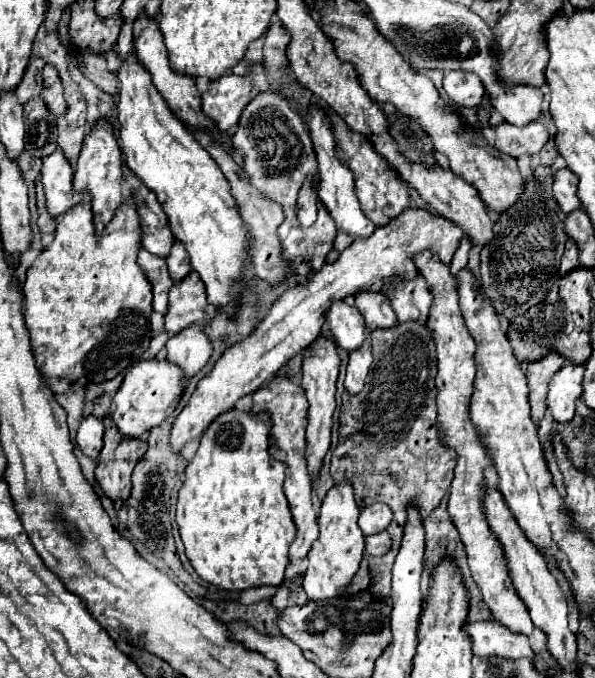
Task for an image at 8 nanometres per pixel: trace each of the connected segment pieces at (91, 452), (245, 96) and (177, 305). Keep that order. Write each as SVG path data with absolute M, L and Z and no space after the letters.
M88 415L80 423L80 429L76 433L76 445L84 455L98 459L102 449L102 435L104 435L104 423L98 417Z
M226 73L218 81L210 81L210 89L202 93L202 111L220 131L228 131L238 123L242 109L252 97L254 89L248 77Z
M190 271L170 289L170 305L166 313L166 331L178 333L190 325L210 321L218 309L206 301L206 287L198 273Z

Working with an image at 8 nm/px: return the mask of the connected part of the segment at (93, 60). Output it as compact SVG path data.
M84 51L78 59L78 65L84 77L88 77L94 85L110 93L112 97L118 95L116 75L118 75L118 69L122 67L122 59L116 55L116 51L108 51L104 55L94 55L92 51Z

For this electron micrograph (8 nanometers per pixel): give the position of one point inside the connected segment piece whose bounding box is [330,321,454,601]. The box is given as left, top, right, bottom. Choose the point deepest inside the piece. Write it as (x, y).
(389, 449)

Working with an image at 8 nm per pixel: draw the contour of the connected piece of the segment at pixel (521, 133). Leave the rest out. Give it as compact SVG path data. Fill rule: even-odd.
M502 121L496 127L496 143L494 147L506 155L520 157L520 155L534 155L540 153L540 149L548 141L548 131L536 121L526 127L514 127L506 121Z

